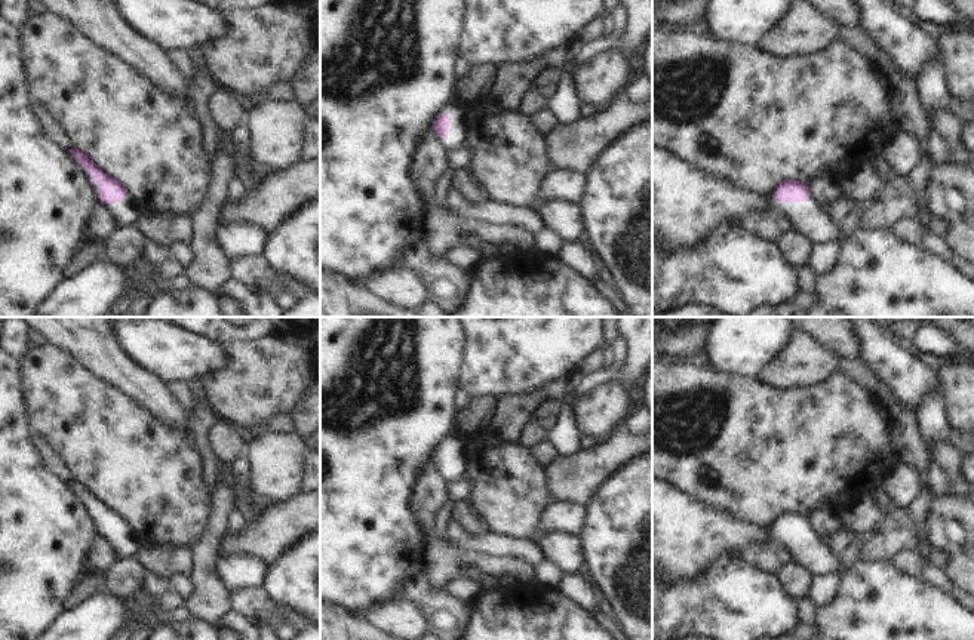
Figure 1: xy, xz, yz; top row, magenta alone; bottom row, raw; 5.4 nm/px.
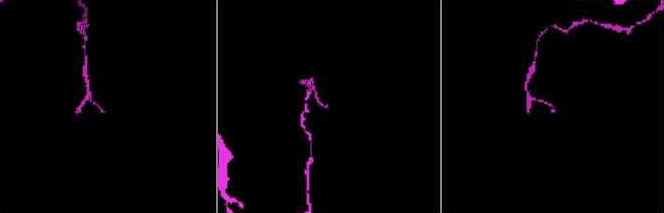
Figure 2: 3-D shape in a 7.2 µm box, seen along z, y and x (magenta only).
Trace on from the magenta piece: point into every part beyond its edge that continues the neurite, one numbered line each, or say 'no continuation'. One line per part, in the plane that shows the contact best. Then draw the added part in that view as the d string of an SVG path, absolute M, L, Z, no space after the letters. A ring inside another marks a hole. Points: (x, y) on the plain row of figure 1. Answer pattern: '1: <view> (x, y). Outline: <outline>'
1: yz (820, 560). Outline: M775 533L774 541L786 544L796 556L798 561L809 569L812 575L841 575L851 570L841 556L830 547L821 544L814 533L783 535Z

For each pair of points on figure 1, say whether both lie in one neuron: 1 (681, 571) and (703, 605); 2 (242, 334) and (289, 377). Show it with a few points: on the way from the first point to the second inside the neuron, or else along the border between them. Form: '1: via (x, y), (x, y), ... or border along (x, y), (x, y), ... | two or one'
1: border along (716, 562), (694, 581), (667, 588) | two
2: border along (282, 337), (267, 337), (240, 347), (232, 347) | two

